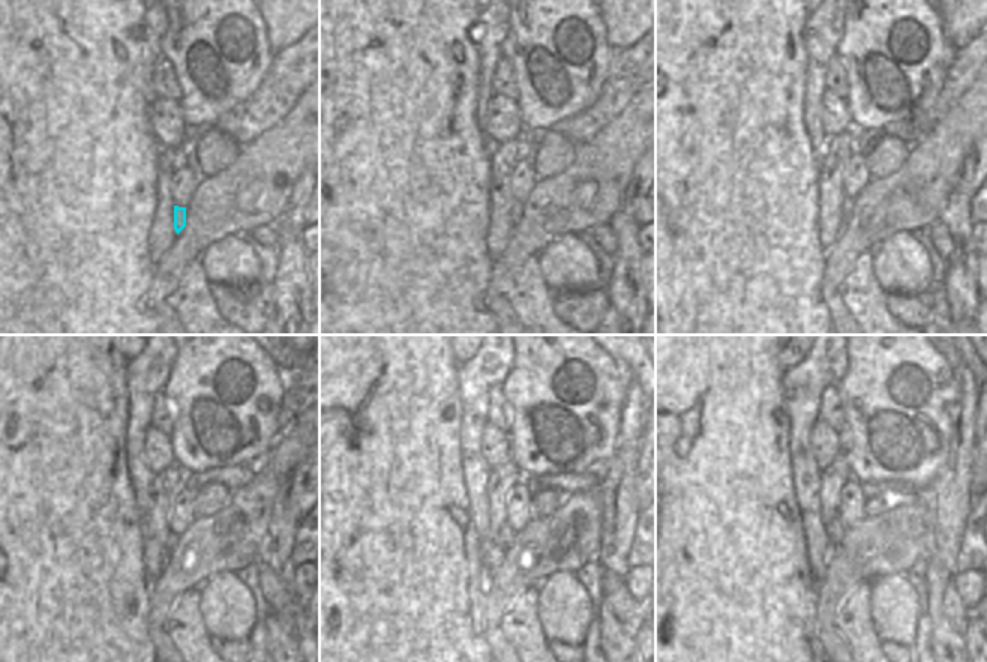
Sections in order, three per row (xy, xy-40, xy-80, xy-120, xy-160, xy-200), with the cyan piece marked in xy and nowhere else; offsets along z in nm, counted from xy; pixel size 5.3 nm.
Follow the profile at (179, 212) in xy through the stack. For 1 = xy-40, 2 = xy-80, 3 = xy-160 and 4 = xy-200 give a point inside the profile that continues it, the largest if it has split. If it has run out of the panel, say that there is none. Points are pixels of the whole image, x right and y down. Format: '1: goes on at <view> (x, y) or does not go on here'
1: goes on at xy-40 (516, 210)
2: goes on at xy-80 (846, 206)
3: goes on at xy-160 (504, 539)
4: goes on at xy-200 (836, 530)

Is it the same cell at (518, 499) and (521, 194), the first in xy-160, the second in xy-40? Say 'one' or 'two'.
one

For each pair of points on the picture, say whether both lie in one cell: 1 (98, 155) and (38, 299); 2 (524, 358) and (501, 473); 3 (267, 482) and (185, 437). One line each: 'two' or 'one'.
1: one
2: two
3: two

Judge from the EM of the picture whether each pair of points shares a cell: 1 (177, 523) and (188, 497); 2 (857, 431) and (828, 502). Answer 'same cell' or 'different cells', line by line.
1: same cell
2: different cells

